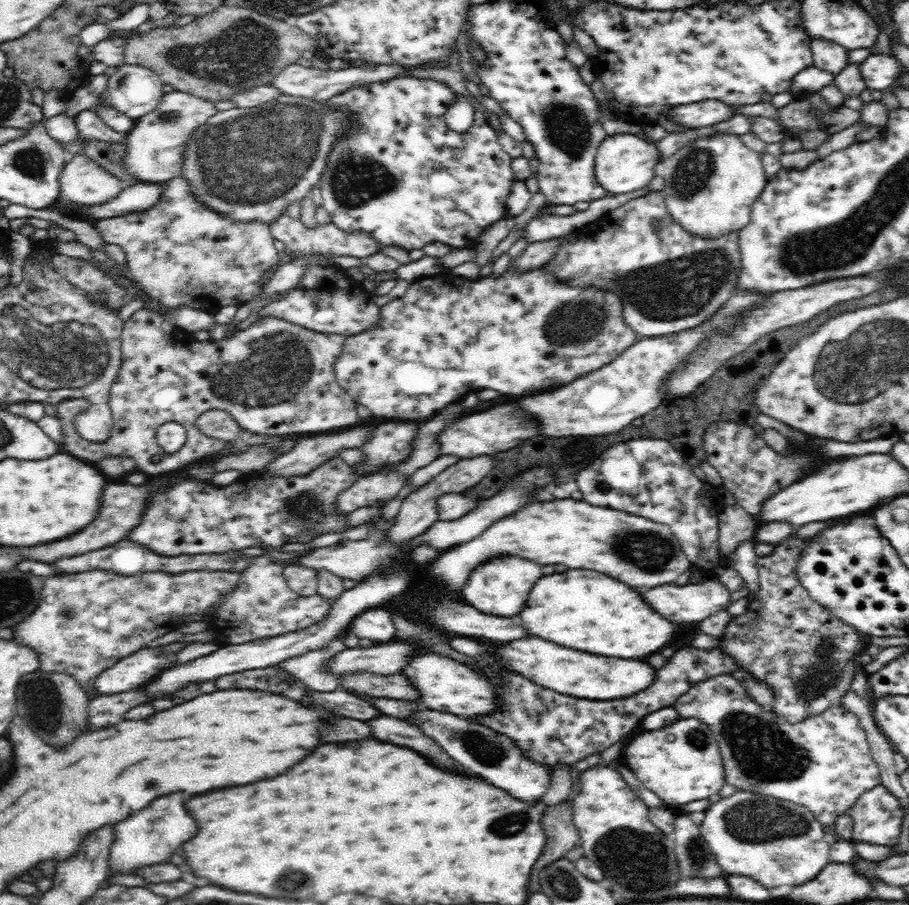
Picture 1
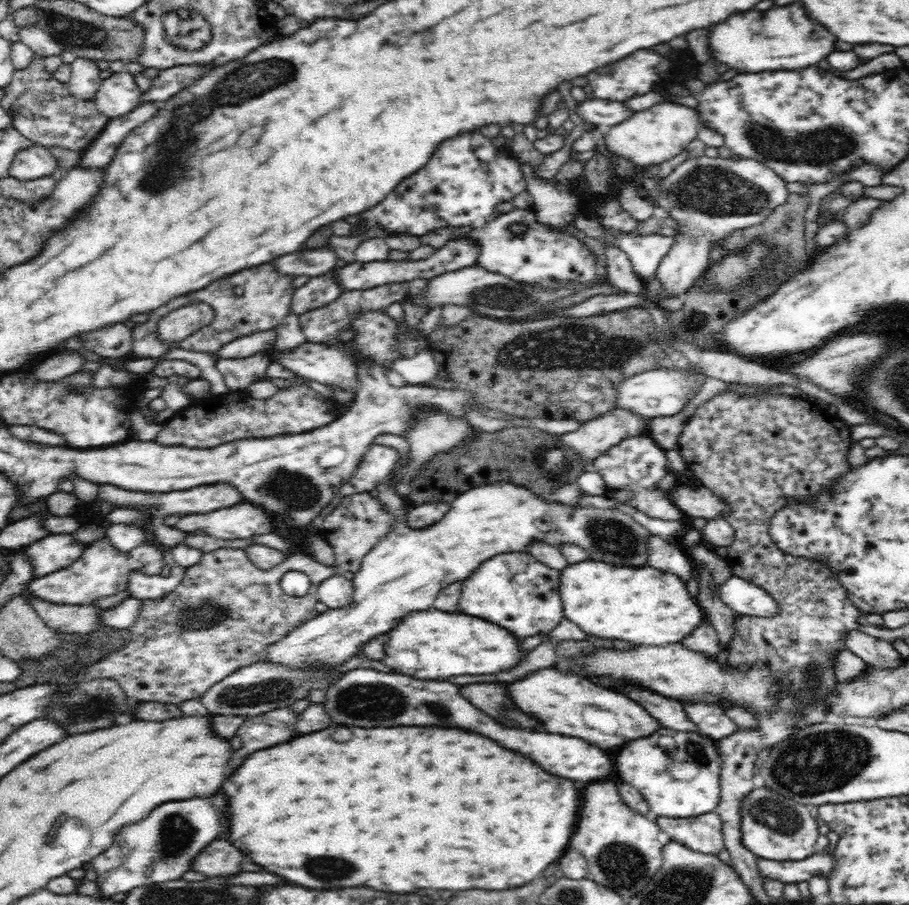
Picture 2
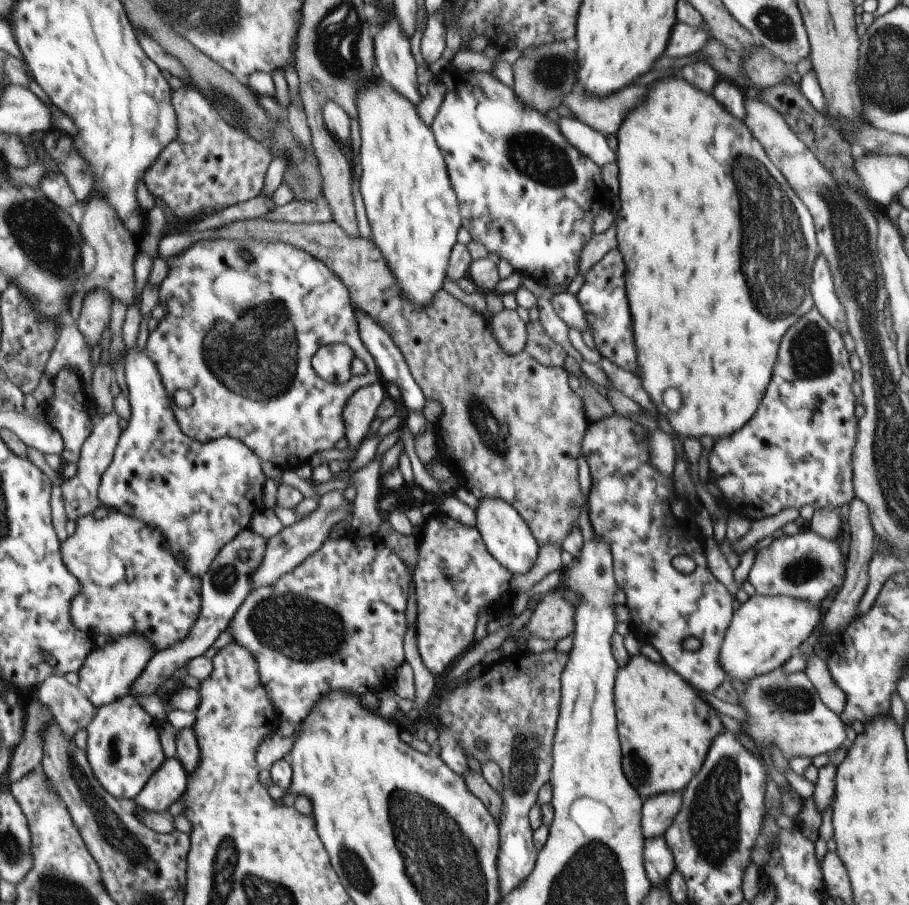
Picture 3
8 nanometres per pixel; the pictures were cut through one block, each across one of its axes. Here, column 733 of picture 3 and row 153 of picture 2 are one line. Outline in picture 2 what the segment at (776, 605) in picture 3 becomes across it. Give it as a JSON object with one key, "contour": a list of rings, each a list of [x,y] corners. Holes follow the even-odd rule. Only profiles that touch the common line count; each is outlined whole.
{"contour":[[[673,101],[656,104],[653,108],[635,113],[632,118],[621,124],[604,129],[601,134],[604,136],[606,148],[613,156],[642,169],[662,164],[678,156],[697,138],[703,126],[697,110],[676,104],[678,103]]]}

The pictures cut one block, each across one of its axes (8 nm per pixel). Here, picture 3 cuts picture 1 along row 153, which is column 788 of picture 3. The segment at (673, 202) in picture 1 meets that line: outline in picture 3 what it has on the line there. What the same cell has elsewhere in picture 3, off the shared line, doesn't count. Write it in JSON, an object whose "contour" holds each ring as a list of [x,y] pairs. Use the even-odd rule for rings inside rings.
{"contour":[[[775,668],[767,674],[747,680],[743,685],[743,691],[737,694],[735,705],[745,713],[745,719],[738,721],[743,731],[739,737],[748,746],[748,749],[752,749],[752,751],[770,750],[769,747],[774,746],[786,759],[796,757],[811,759],[819,754],[825,754],[825,752],[831,753],[843,744],[845,728],[843,728],[842,720],[821,702],[803,670],[795,672],[795,674],[783,674],[783,668]]]}

